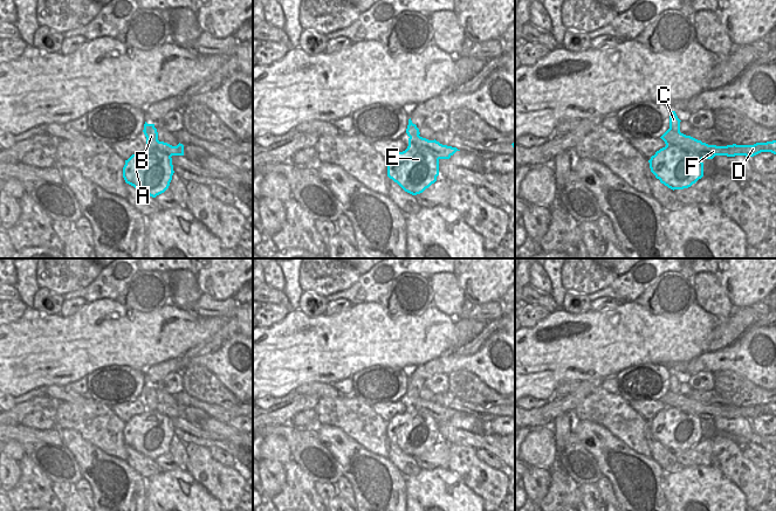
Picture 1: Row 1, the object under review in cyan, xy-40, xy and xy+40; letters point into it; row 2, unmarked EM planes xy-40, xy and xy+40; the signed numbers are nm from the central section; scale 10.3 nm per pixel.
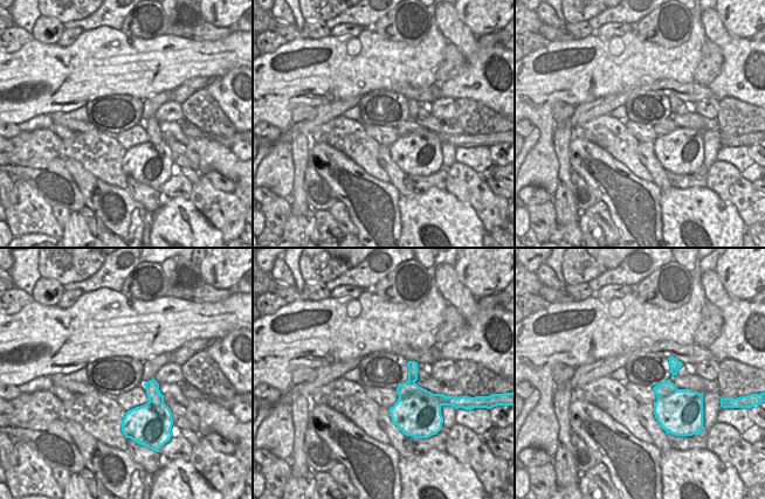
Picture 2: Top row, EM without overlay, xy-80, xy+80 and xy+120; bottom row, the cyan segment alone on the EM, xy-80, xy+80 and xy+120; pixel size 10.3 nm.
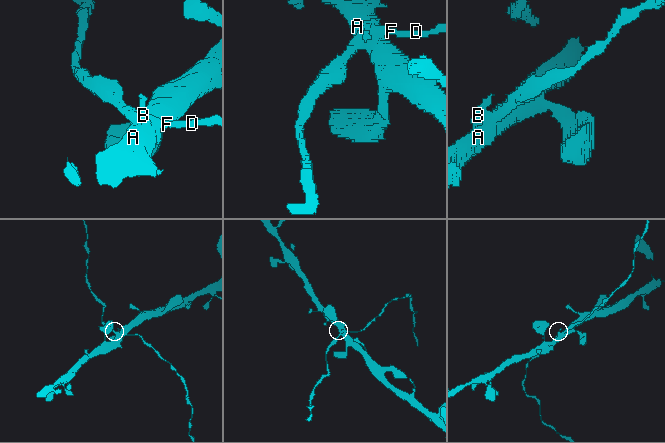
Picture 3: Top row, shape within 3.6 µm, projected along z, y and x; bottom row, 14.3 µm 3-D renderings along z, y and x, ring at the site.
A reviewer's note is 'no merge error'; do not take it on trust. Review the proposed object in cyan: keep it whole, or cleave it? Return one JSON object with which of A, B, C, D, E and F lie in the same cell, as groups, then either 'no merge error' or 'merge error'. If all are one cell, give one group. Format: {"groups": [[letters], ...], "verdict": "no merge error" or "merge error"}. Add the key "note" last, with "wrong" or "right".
{"groups": [["A", "B", "C", "E"], ["D", "F"]], "verdict": "merge error", "note": "wrong"}

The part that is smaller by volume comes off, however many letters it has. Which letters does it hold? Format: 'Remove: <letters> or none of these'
Remove: D, F

